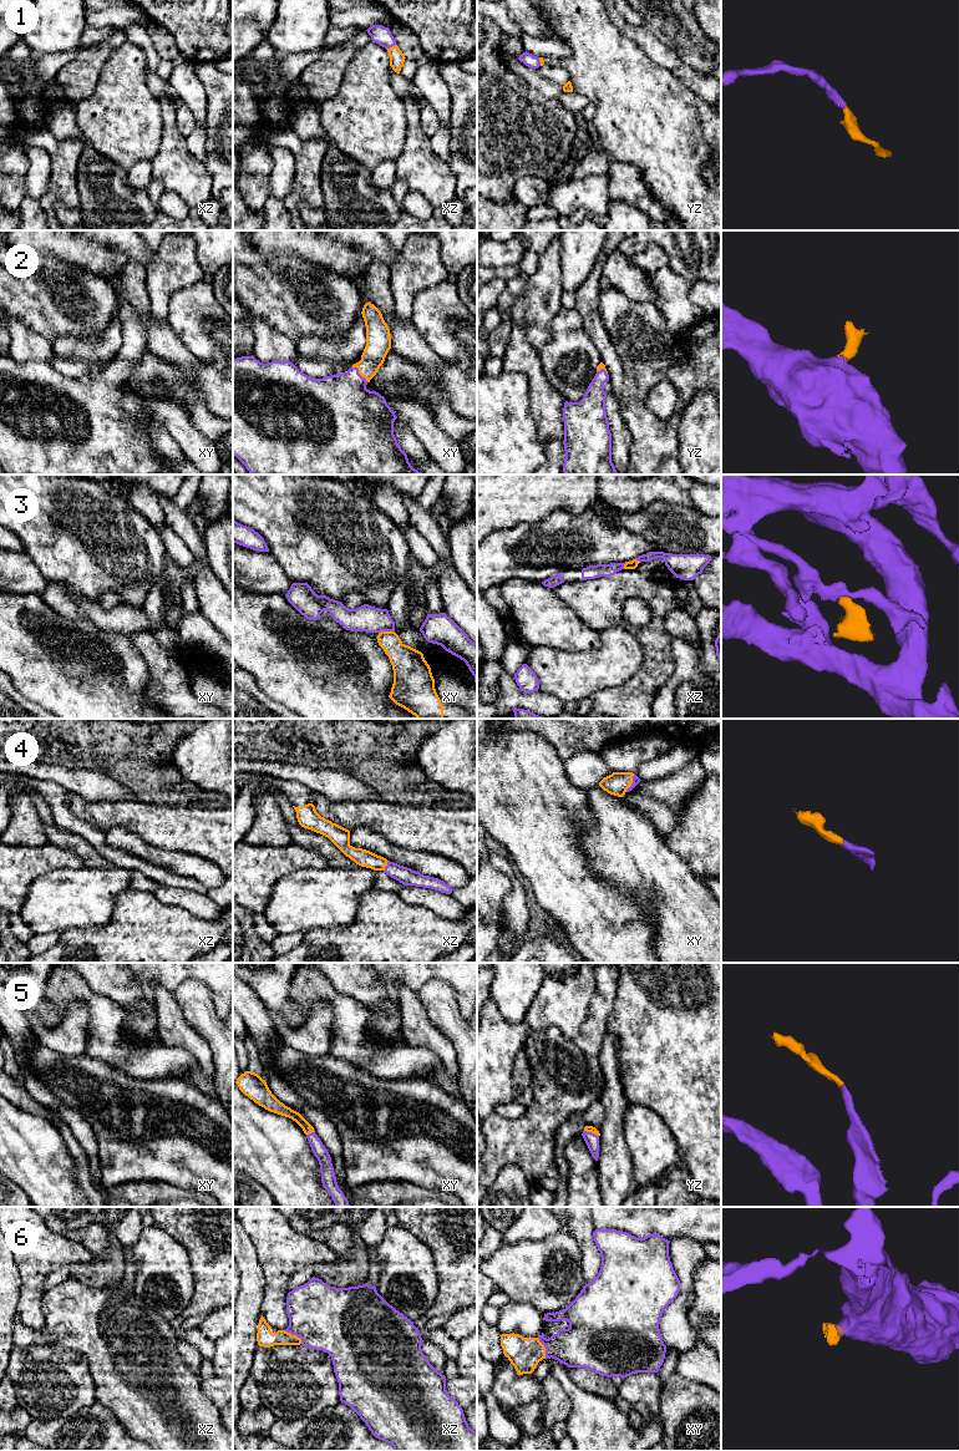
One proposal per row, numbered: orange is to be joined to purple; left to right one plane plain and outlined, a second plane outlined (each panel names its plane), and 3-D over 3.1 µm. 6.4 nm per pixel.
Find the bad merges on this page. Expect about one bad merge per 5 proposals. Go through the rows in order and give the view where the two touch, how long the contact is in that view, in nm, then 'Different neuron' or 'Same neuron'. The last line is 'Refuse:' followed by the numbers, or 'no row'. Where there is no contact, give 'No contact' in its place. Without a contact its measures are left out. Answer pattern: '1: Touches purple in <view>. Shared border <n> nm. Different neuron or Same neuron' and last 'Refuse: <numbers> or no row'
1: Touches purple in xz. Shared border 70 nm. Same neuron
2: Touches purple in xy. Shared border 150 nm. Same neuron
3: Touches purple in xy. Shared border 110 nm. Different neuron
4: Touches purple in xy. Shared border 130 nm. Same neuron
5: Touches purple in yz. Shared border 100 nm. Same neuron
6: Touches purple in xz. Shared border 150 nm. Same neuron
Refuse: 3

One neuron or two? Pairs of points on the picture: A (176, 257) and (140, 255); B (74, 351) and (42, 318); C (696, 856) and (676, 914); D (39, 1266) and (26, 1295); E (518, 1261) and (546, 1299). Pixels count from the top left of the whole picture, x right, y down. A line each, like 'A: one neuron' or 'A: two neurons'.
A: two neurons
B: two neurons
C: two neurons
D: one neuron
E: one neuron

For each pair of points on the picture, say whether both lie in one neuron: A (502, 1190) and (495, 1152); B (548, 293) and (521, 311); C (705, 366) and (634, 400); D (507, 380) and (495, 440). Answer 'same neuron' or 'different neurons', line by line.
A: different neurons
B: same neuron
C: same neuron
D: same neuron

